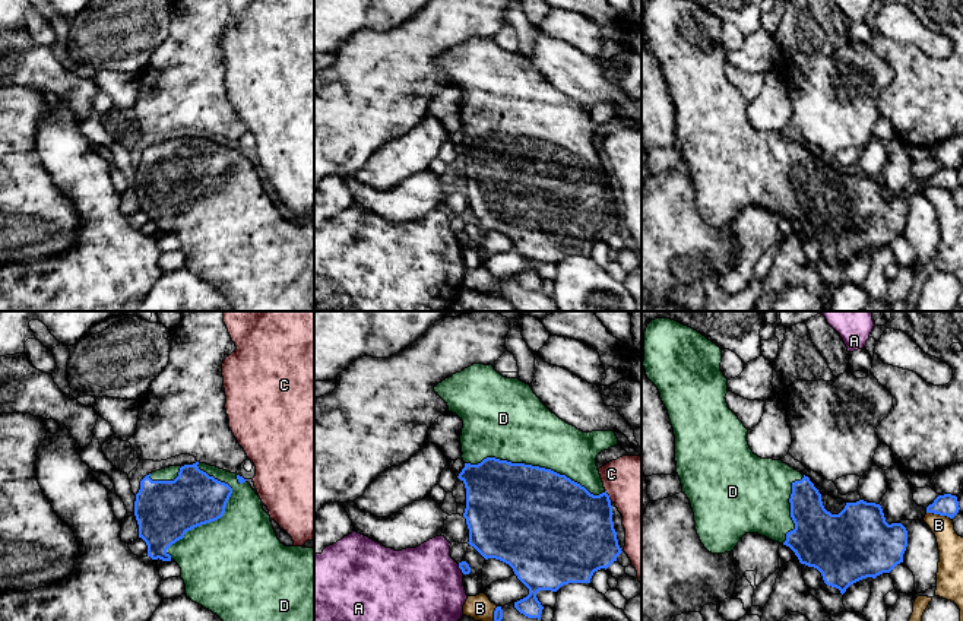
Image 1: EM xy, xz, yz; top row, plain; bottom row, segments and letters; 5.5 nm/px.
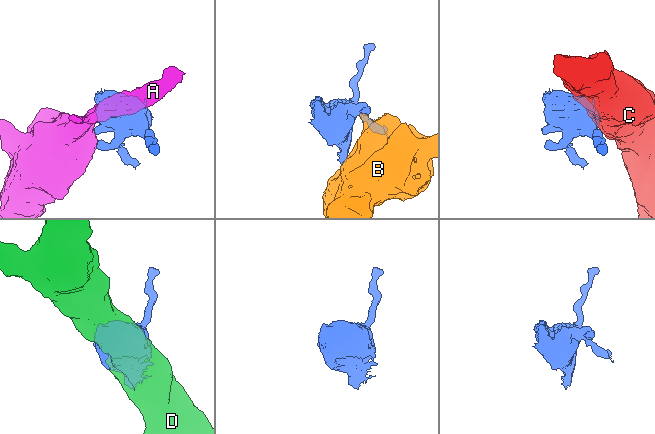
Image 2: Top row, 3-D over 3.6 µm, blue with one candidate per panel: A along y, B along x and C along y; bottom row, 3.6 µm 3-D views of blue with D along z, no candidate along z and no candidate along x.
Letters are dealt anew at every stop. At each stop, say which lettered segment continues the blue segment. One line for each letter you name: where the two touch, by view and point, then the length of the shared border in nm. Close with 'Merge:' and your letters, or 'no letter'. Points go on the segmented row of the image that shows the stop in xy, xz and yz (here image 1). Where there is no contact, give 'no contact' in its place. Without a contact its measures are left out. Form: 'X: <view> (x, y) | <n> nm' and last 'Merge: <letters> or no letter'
D: xz (535, 466) | 800 nm
Merge: D

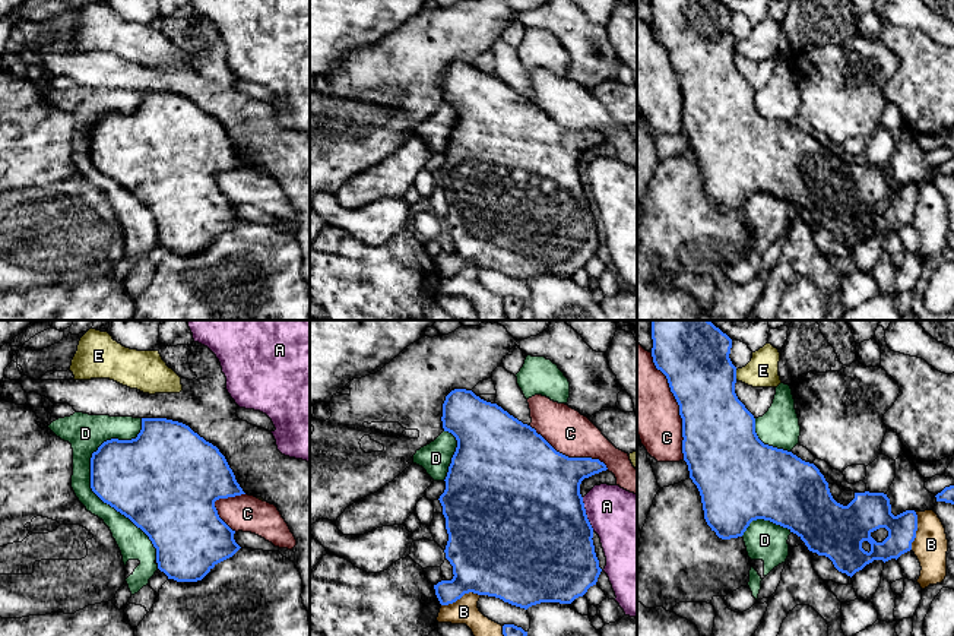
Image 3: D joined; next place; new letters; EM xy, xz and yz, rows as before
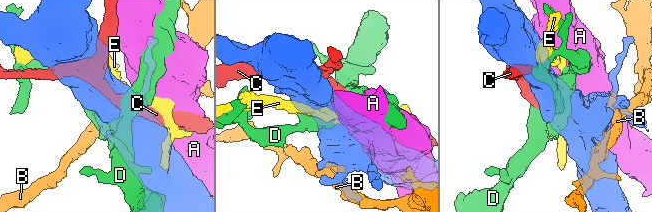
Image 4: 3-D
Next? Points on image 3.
Merge: no letter

